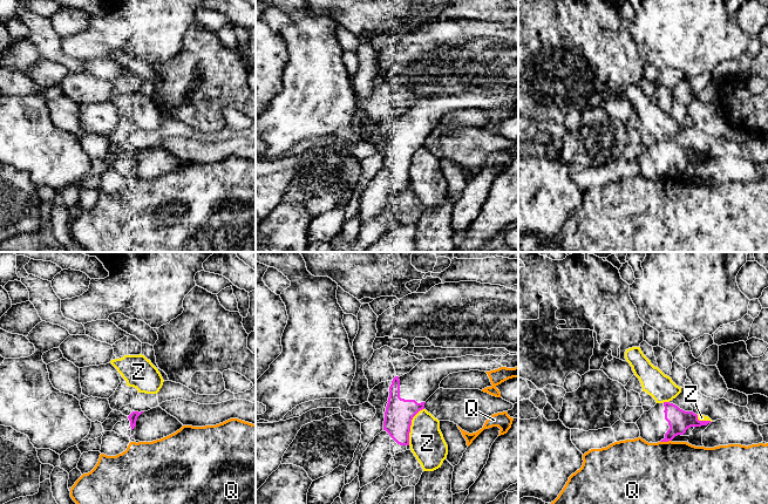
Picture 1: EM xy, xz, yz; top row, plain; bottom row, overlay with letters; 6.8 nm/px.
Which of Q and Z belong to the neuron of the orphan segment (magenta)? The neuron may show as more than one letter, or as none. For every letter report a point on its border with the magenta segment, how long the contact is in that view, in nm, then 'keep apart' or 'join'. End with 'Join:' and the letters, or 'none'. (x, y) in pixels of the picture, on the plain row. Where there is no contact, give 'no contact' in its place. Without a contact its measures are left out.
Q: meets magenta in yz at (665, 178); contact 80 nm long; keep apart
Z: meets magenta in xz at (410, 162); contact 280 nm long; keep apart
Join: none

